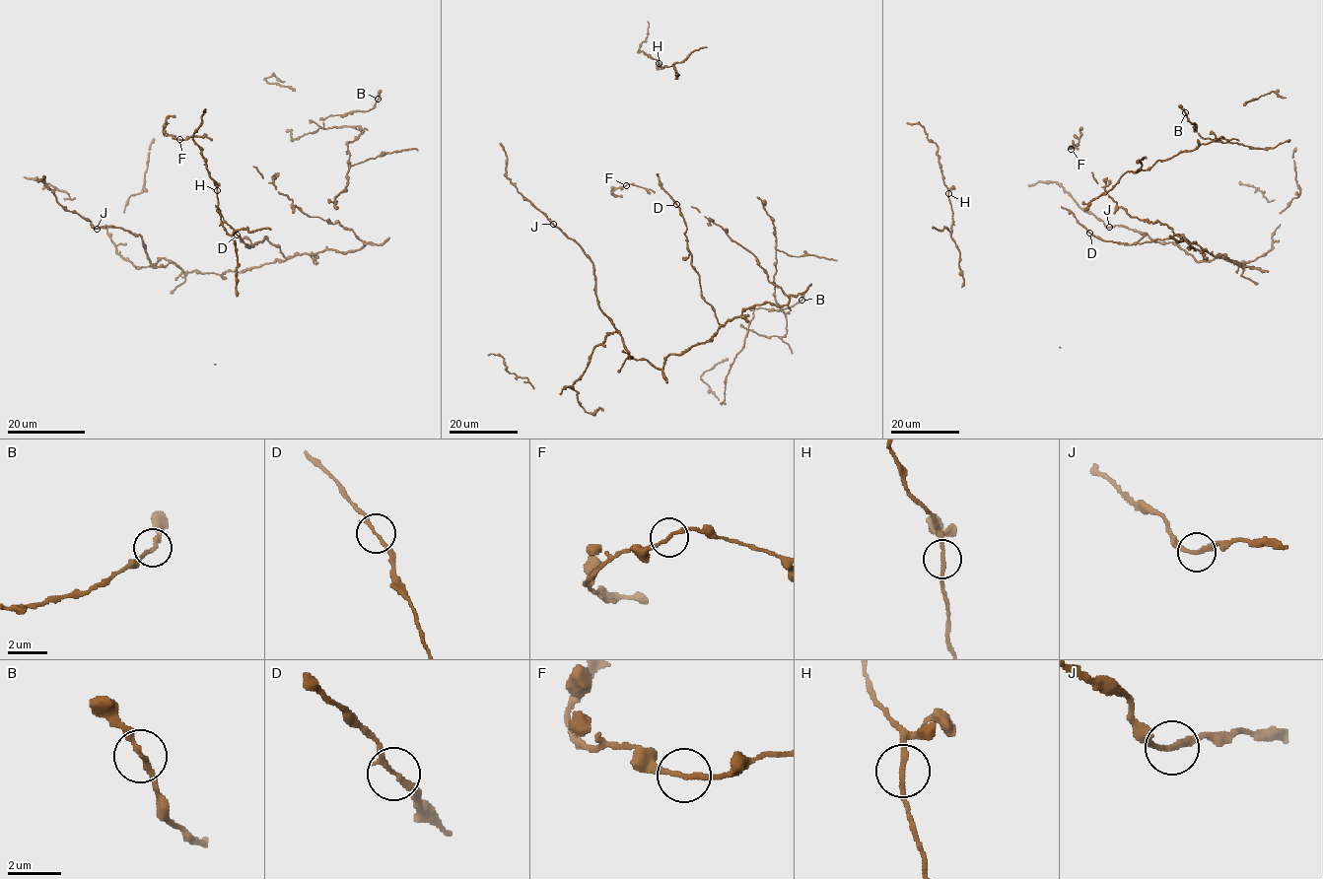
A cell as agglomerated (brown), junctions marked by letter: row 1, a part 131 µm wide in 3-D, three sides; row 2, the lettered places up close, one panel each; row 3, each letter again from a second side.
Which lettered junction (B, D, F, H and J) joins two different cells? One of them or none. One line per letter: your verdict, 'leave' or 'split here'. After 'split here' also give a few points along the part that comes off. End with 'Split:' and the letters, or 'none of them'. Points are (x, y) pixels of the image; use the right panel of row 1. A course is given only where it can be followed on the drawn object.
B: leave
D: leave
F: leave
H: leave
J: leave
Split: none of them

